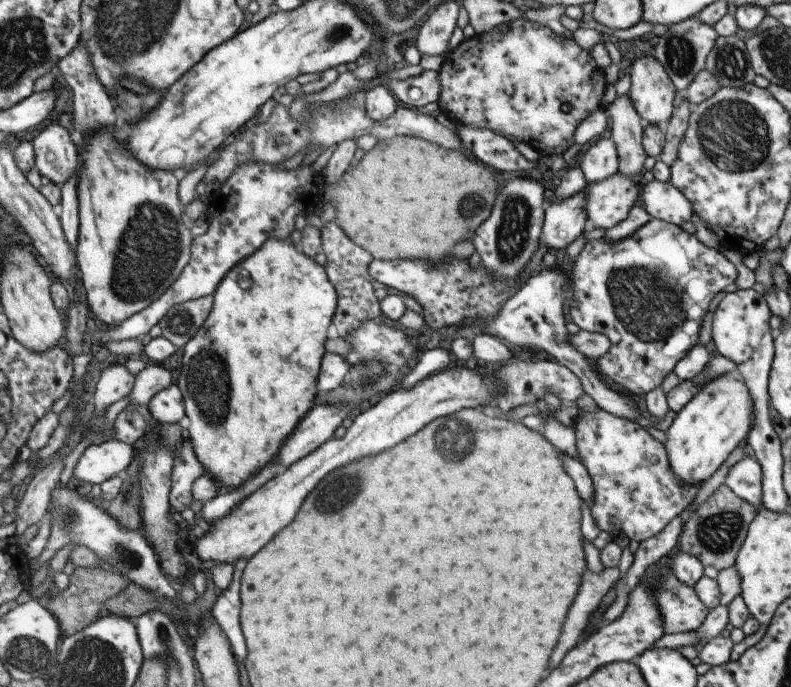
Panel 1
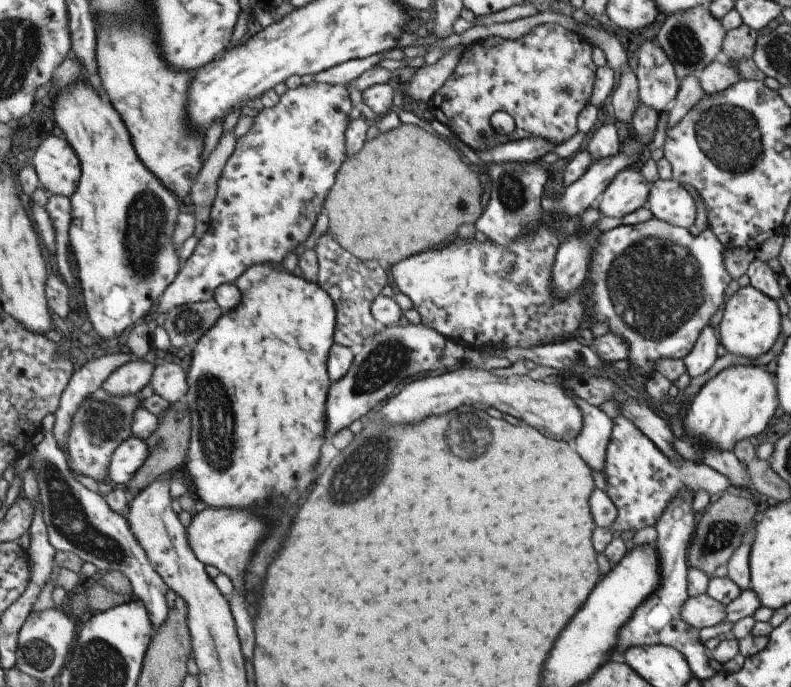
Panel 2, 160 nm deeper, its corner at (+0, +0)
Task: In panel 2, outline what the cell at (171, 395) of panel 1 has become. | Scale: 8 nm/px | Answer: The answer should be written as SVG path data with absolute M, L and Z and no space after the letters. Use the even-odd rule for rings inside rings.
M96 388L86 399L81 401L74 415L70 418L68 433L65 435L66 465L68 470L79 476L89 476L98 484L109 483L108 464L113 451L129 436L129 421L134 410L145 409L160 417L170 404L159 395L152 395L139 400L135 395L117 396Z

